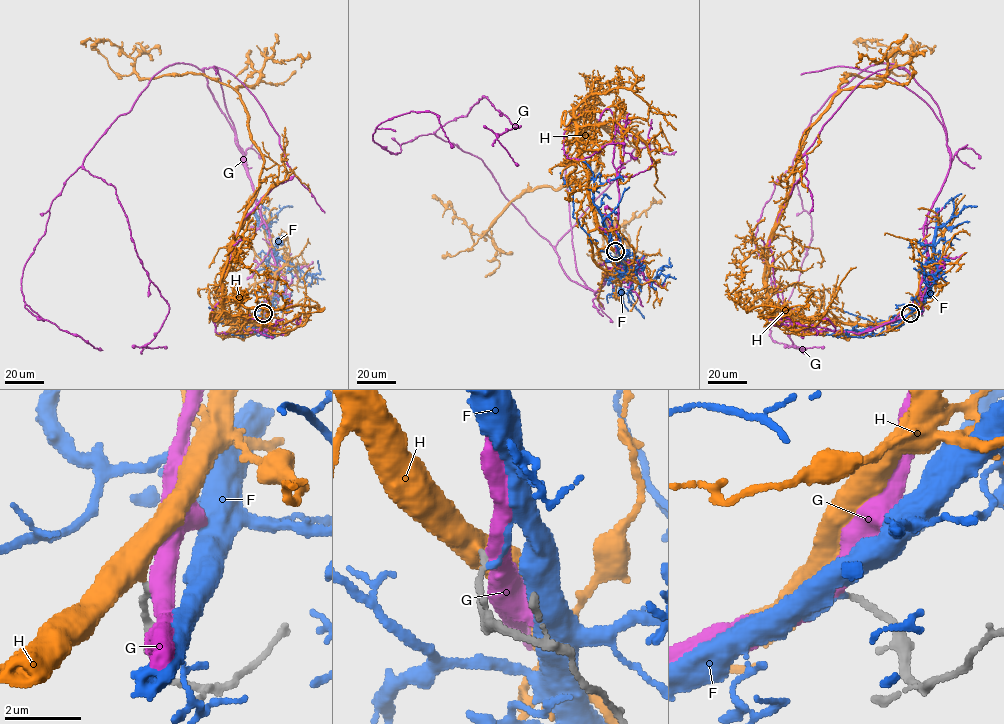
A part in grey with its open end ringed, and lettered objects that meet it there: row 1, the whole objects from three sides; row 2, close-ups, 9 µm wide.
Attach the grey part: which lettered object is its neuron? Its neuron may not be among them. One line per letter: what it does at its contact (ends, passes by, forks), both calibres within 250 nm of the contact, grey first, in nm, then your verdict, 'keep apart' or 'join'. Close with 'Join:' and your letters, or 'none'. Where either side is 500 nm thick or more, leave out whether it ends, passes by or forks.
F: it ends | 170/130 nm | keep apart
G: it passes by | 150/440 nm | keep apart
H: it passes by | 150/460 nm | join
Join: H

